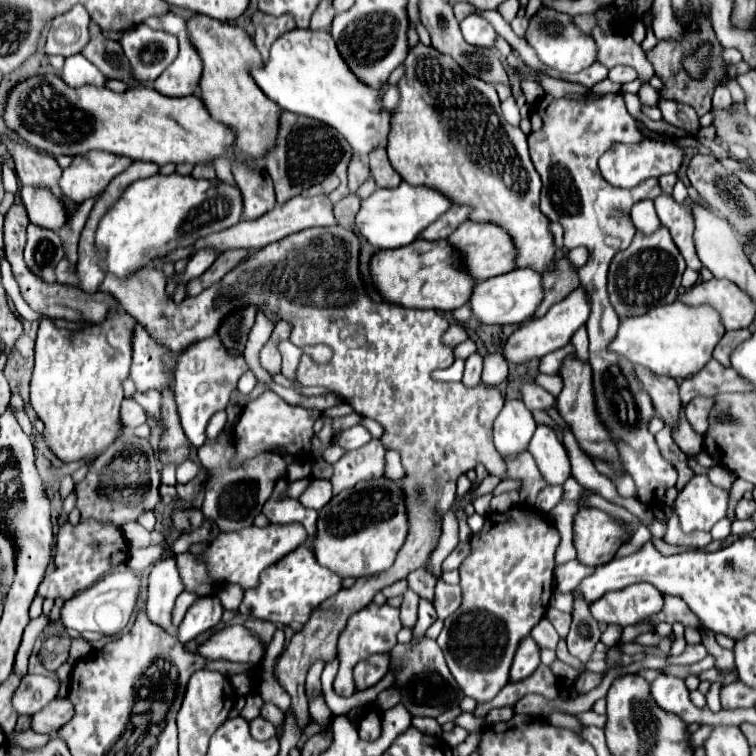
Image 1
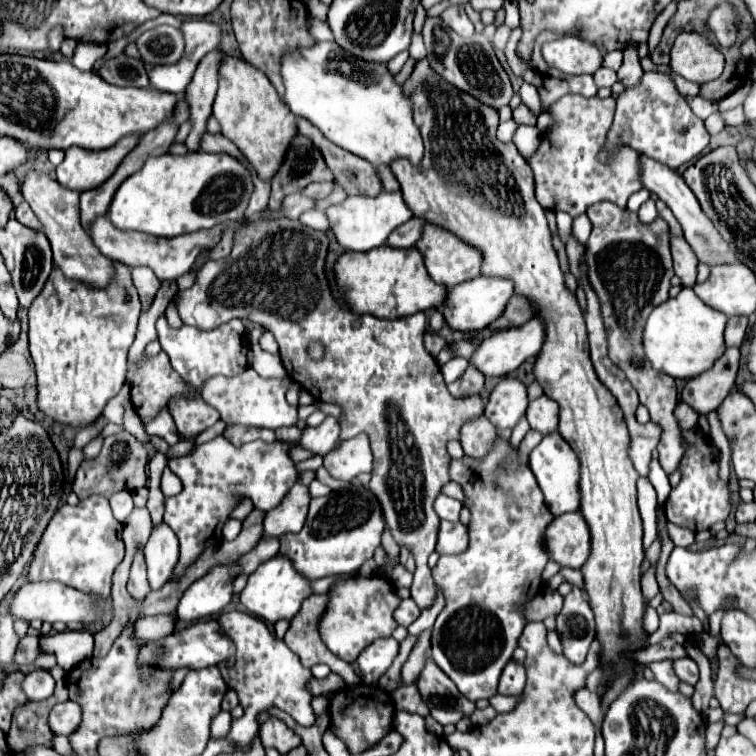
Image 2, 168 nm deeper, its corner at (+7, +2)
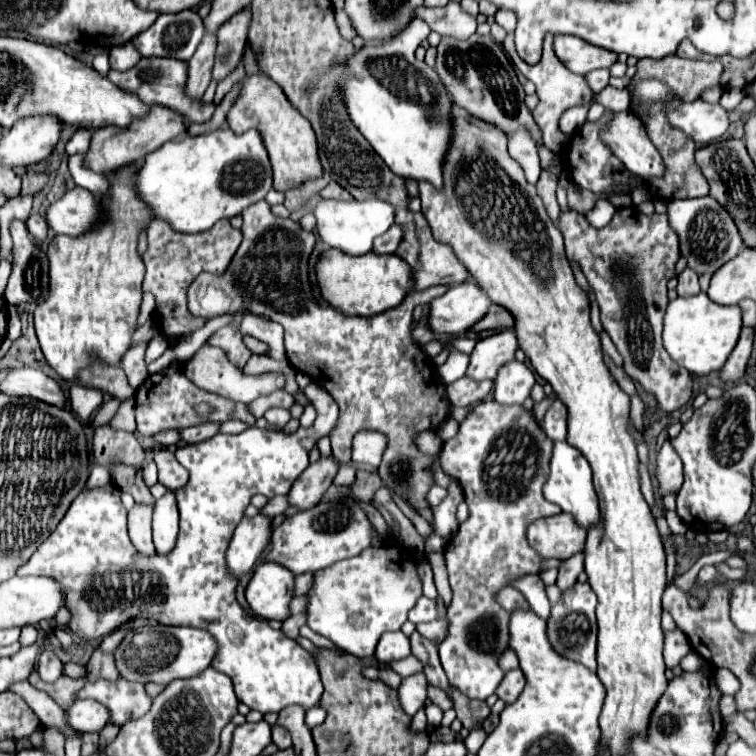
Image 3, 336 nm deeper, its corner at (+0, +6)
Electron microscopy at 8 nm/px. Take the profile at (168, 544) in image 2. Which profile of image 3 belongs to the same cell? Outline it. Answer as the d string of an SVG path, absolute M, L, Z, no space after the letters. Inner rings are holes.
M168 492L164 498L156 500L152 532L154 532L156 552L160 556L170 554L174 550L176 538L178 538L178 508L176 508L174 494Z

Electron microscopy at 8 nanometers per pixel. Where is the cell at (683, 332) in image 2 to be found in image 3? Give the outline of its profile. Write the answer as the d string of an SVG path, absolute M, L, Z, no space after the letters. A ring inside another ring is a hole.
M704 292L688 298L676 298L668 304L664 314L664 348L674 362L690 374L704 376L718 372L734 350L742 328L738 306L714 304Z

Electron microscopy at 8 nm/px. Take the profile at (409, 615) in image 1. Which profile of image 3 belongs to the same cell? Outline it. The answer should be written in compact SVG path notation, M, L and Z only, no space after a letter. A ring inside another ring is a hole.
M424 596L416 602L416 606L408 614L408 620L414 622L414 624L418 624L418 622L430 622L434 618L436 618L436 602L430 600L430 598L424 598Z

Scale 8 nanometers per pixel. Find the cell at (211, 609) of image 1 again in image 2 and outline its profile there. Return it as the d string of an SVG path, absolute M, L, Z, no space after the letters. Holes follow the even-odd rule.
M239 562L213 566L205 576L195 580L183 594L177 606L177 616L183 622L193 622L203 616L219 614L233 596L233 582L241 574Z

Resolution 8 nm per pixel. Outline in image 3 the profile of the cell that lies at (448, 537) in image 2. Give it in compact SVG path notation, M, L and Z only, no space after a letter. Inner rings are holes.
M452 480L448 492L450 492L448 498L440 506L432 508L432 516L434 516L432 530L434 530L434 534L438 534L446 542L458 532L460 522L456 520L456 506L464 500L464 494L462 494L458 480Z

